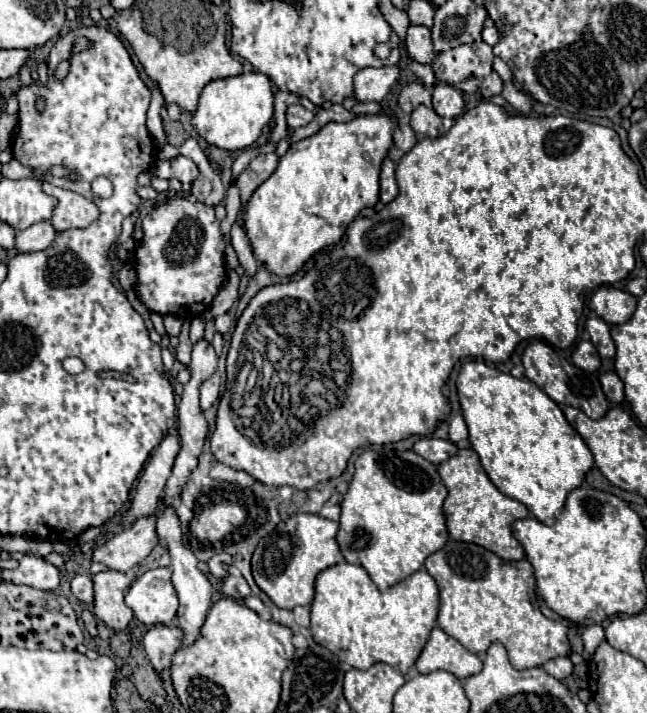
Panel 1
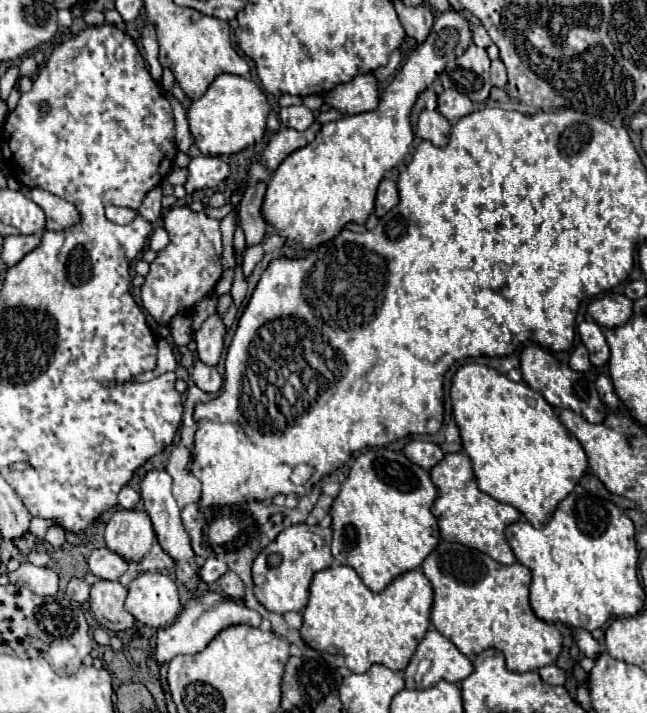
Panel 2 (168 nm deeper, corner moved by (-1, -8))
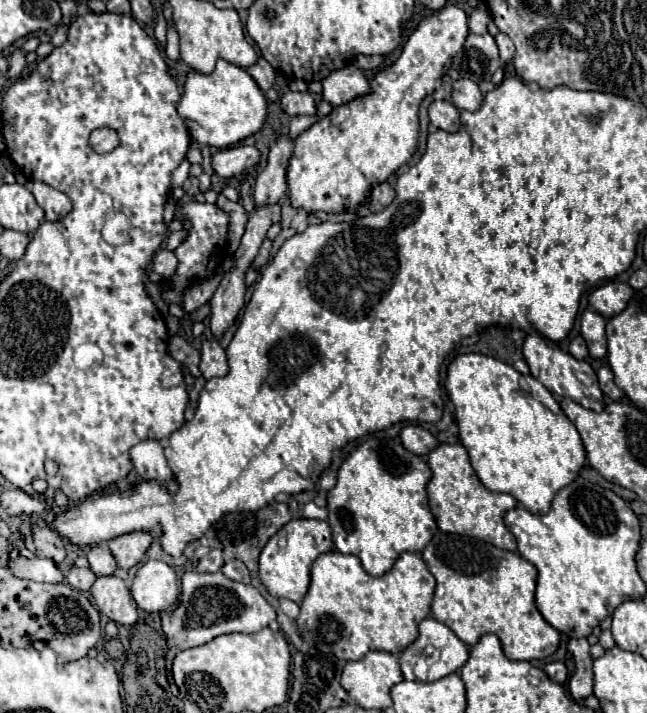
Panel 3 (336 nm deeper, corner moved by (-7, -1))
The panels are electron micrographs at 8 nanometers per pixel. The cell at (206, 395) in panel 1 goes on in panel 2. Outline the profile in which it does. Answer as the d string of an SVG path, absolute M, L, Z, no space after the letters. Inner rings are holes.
M200 360L194 364L192 380L194 380L194 384L196 384L202 392L208 392L208 394L218 392L220 386L222 386L222 376L218 374L218 370L202 364Z

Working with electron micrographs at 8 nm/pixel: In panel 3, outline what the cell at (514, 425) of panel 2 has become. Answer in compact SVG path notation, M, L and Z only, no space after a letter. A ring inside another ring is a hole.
M466 353L452 359L446 373L446 391L454 405L460 443L466 447L476 475L480 473L482 485L490 491L510 493L536 515L548 513L552 495L576 479L586 459L580 435L560 409L554 395L536 377L522 375L514 367L482 353Z

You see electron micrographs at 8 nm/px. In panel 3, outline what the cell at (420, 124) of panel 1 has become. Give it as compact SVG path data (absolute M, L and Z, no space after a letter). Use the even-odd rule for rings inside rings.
M434 101L428 109L430 123L436 129L454 133L460 129L460 111L450 101Z

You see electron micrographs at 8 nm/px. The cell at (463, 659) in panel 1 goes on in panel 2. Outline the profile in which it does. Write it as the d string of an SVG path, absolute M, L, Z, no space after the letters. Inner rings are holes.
M430 628L426 632L426 636L422 638L416 654L412 656L410 666L404 670L404 676L406 676L408 686L414 686L414 688L430 688L438 680L448 680L448 682L458 684L458 682L466 680L472 672L474 672L474 666L472 666L470 658L464 656L438 630ZM414 674L416 674L416 681L420 680L420 684L414 682ZM423 676L424 678L422 678Z

